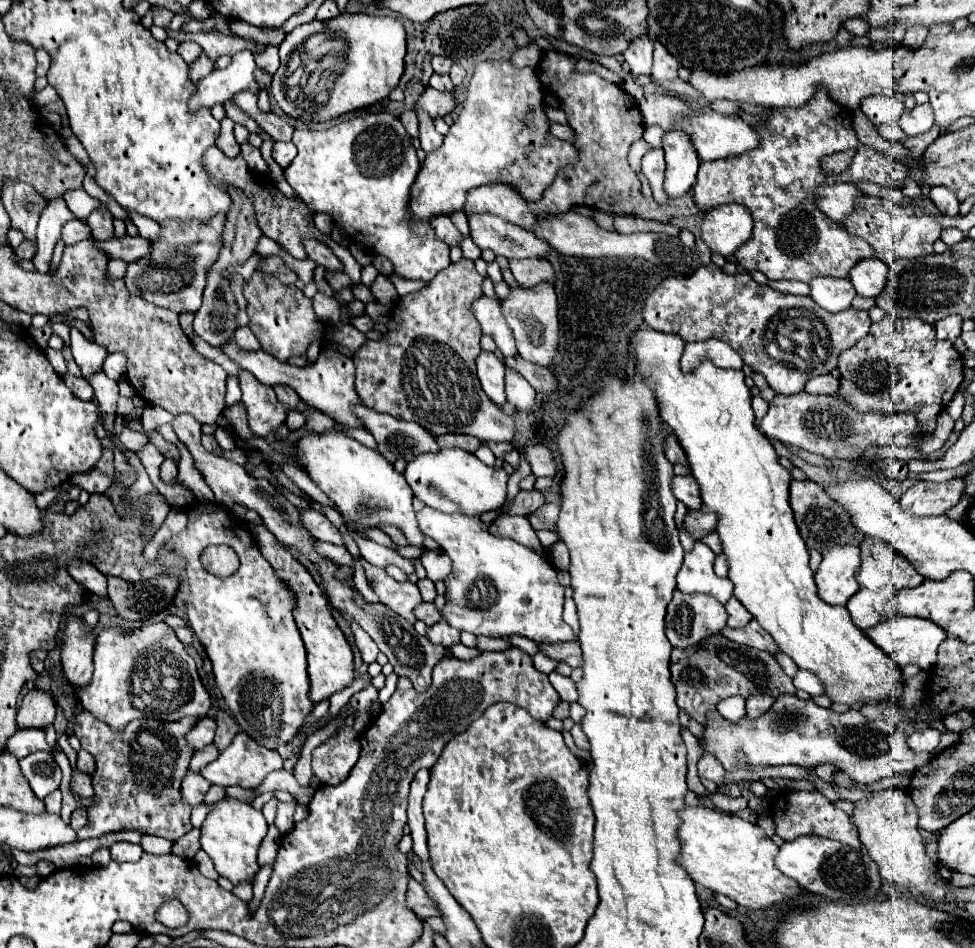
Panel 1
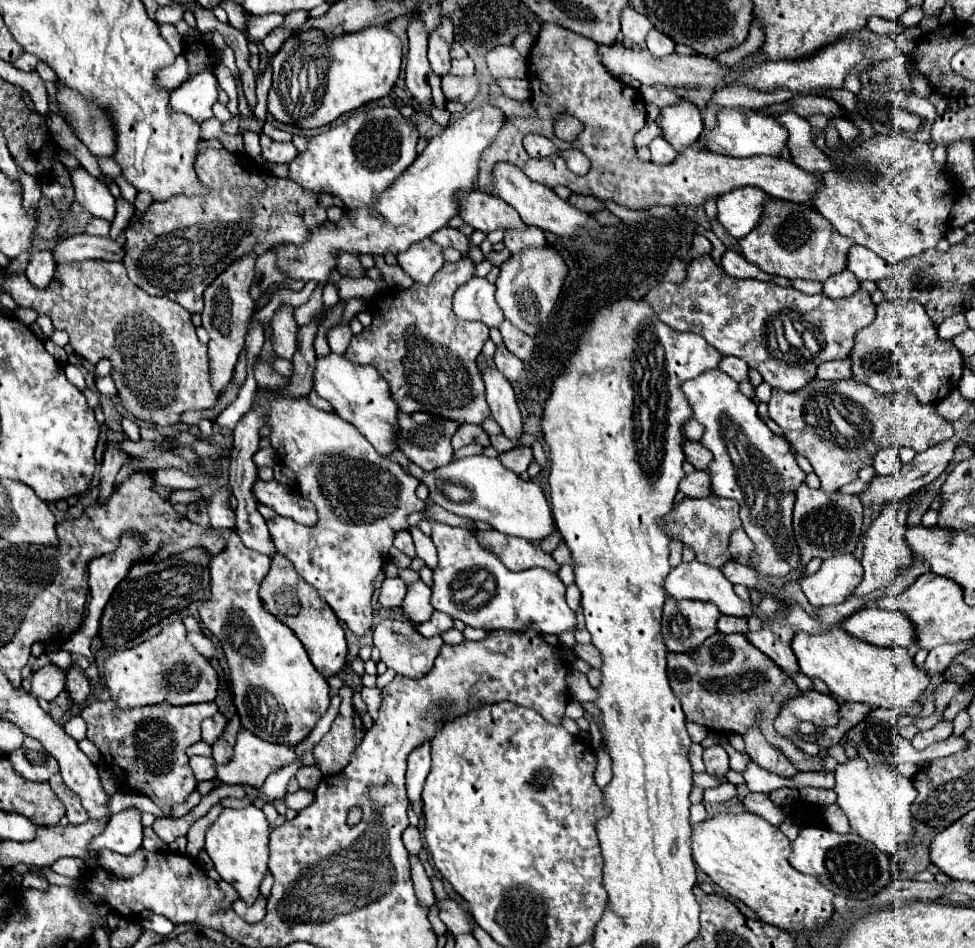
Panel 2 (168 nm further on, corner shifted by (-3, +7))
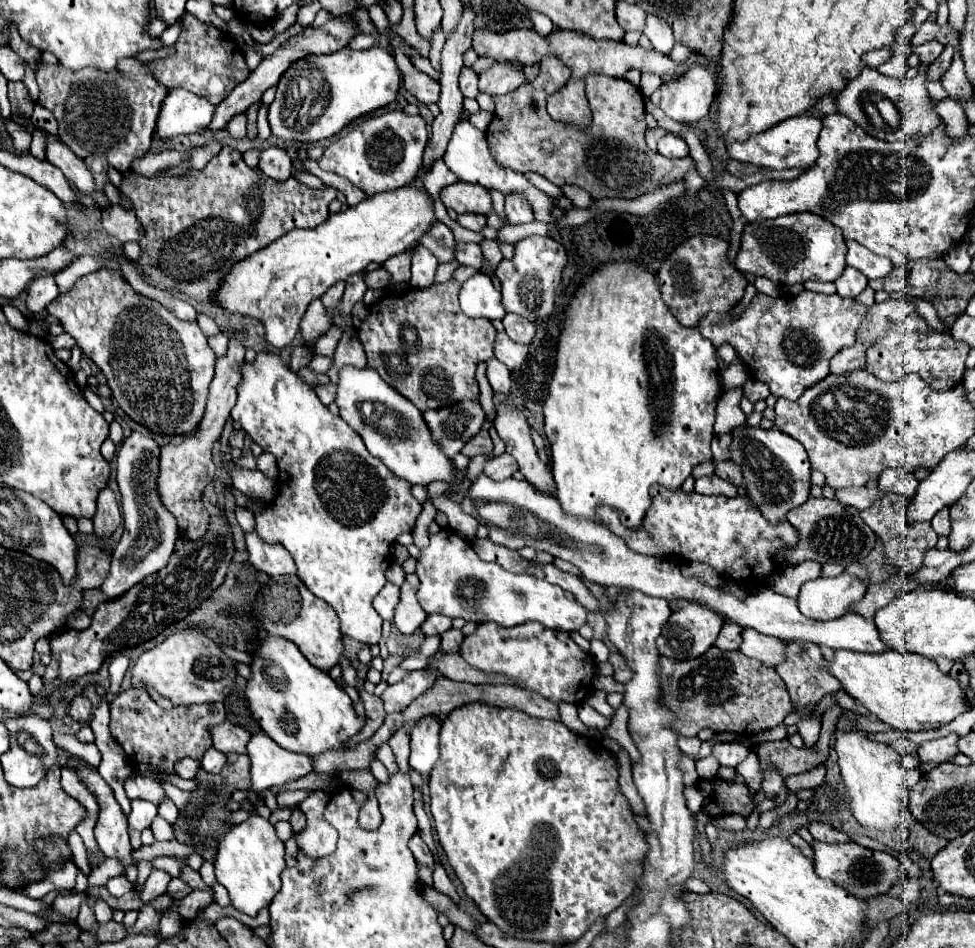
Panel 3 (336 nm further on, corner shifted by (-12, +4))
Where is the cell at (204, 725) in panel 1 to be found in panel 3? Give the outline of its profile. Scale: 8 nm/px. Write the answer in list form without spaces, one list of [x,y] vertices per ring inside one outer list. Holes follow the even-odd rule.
[[[223,722],[219,726],[213,728],[213,746],[217,750],[221,750],[223,754],[247,754],[245,746],[249,742],[251,734],[241,728],[241,726],[235,726],[231,722]]]

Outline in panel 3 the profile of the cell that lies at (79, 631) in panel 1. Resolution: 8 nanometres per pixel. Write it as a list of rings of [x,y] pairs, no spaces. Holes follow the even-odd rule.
[[[79,694],[71,700],[71,706],[69,706],[69,716],[77,722],[89,722],[93,714],[93,706],[89,702],[89,698],[85,694]]]

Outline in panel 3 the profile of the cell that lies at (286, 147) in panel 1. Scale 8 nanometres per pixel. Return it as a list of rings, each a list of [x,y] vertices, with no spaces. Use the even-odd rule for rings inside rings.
[[[265,148],[259,156],[259,170],[277,182],[285,182],[293,174],[293,164],[283,148]]]

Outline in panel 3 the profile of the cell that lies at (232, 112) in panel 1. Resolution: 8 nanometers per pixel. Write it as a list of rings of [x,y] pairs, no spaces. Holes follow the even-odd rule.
[[[185,14],[181,18],[181,34],[175,42],[175,52],[171,56],[165,56],[161,60],[147,62],[153,78],[165,86],[171,88],[185,88],[197,96],[207,98],[211,104],[219,104],[227,98],[227,94],[233,90],[235,84],[239,84],[239,78],[247,78],[249,70],[243,58],[243,50],[233,40],[233,36],[225,36],[227,32],[215,28],[213,24],[197,20],[193,14]]]

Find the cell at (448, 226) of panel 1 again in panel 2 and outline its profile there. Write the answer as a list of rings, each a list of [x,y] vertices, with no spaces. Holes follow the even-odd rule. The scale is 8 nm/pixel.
[[[440,229],[436,235],[432,235],[432,241],[442,247],[454,247],[464,255],[468,253],[468,239],[458,229]]]

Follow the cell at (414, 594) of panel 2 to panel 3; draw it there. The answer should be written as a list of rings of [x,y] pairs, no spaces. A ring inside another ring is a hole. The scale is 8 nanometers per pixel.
[[[407,574],[403,586],[399,588],[401,594],[399,594],[399,604],[395,606],[393,624],[401,634],[413,634],[419,628],[419,624],[423,624],[427,618],[427,614],[423,612],[423,608],[417,604],[417,598],[415,598],[417,584],[419,584],[417,576]]]

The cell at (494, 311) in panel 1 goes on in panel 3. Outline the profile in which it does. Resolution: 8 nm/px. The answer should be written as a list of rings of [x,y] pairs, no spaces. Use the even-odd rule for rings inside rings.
[[[477,272],[467,282],[461,284],[461,310],[473,318],[489,318],[501,320],[505,316],[505,308],[501,304],[501,292],[493,288],[493,282],[487,274]]]

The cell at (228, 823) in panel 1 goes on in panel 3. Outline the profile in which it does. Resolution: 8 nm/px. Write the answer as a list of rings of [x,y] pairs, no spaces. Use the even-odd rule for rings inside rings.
[[[259,814],[231,828],[219,844],[215,856],[215,876],[229,892],[233,908],[247,916],[257,916],[261,908],[269,906],[281,888],[281,872],[285,868],[285,846],[277,838],[275,828]]]

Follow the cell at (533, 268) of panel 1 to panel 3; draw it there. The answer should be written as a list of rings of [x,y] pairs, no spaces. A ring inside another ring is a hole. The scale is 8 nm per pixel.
[[[521,194],[505,196],[505,214],[507,214],[509,224],[523,224],[523,222],[535,220],[529,200]]]

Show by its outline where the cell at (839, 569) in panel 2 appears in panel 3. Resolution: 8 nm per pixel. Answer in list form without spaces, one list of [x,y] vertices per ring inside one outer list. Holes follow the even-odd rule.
[[[841,574],[837,578],[817,578],[801,586],[797,598],[799,610],[811,620],[835,620],[849,612],[851,604],[865,596],[865,584],[851,574]]]

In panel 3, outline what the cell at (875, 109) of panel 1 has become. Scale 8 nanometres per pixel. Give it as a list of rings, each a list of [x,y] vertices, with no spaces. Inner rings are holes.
[[[881,48],[881,50],[871,50],[871,52],[867,52],[867,54],[863,56],[863,62],[865,62],[865,66],[869,66],[869,68],[877,68],[879,64],[887,62],[889,58],[891,58],[891,50],[889,50],[889,48]]]

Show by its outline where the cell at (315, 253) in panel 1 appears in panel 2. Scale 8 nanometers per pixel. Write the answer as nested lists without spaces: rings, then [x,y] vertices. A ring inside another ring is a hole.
[[[340,253],[340,255],[336,255],[336,261],[338,261],[336,269],[338,269],[342,275],[346,275],[346,277],[364,277],[364,275],[366,275],[366,271],[364,271],[364,267],[360,265],[360,261],[358,261],[356,255]]]

